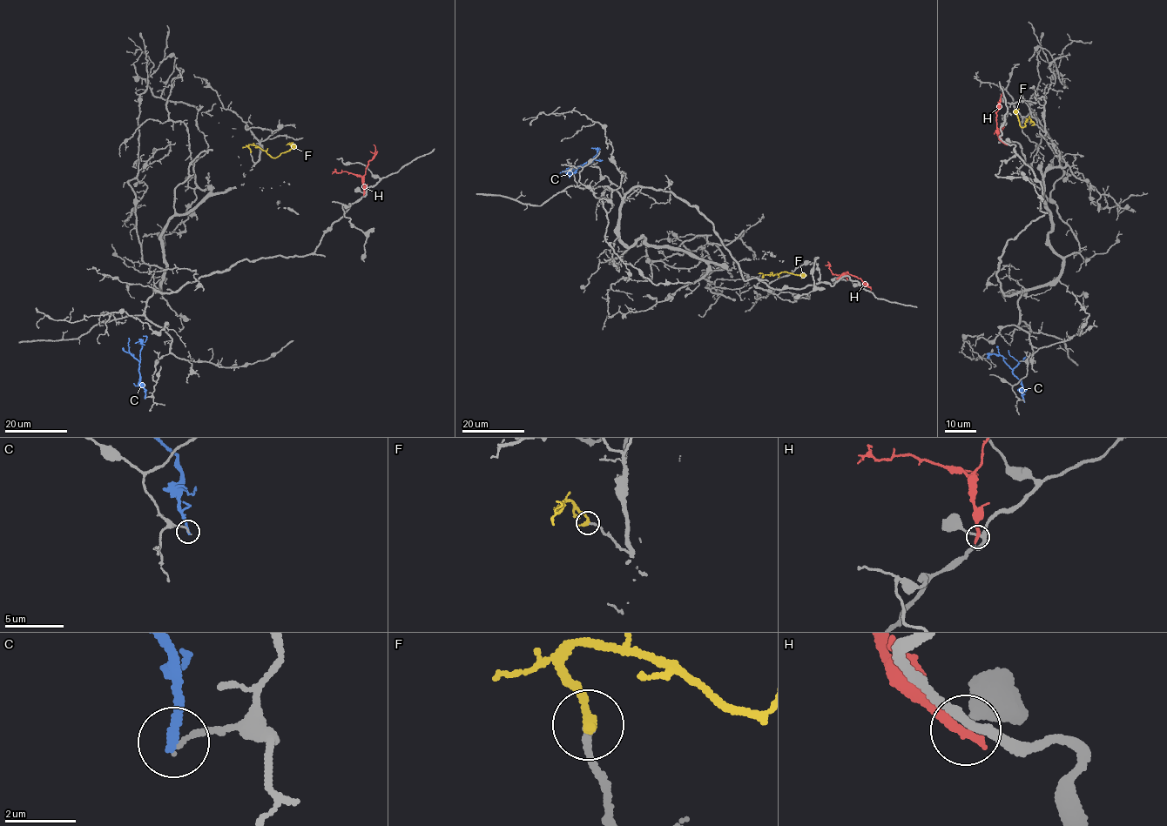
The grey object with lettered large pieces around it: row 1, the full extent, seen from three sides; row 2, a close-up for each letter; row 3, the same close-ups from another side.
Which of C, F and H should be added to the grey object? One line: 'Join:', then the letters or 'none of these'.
Join: F

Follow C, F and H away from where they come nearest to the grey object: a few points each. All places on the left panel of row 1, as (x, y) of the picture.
C: (145, 398), (138, 371), (142, 341), (135, 343)
F: (250, 151), (249, 146), (252, 144), (272, 157), (277, 157), (293, 147), (289, 143)
H: (364, 193), (365, 169), (374, 155), (374, 144)

